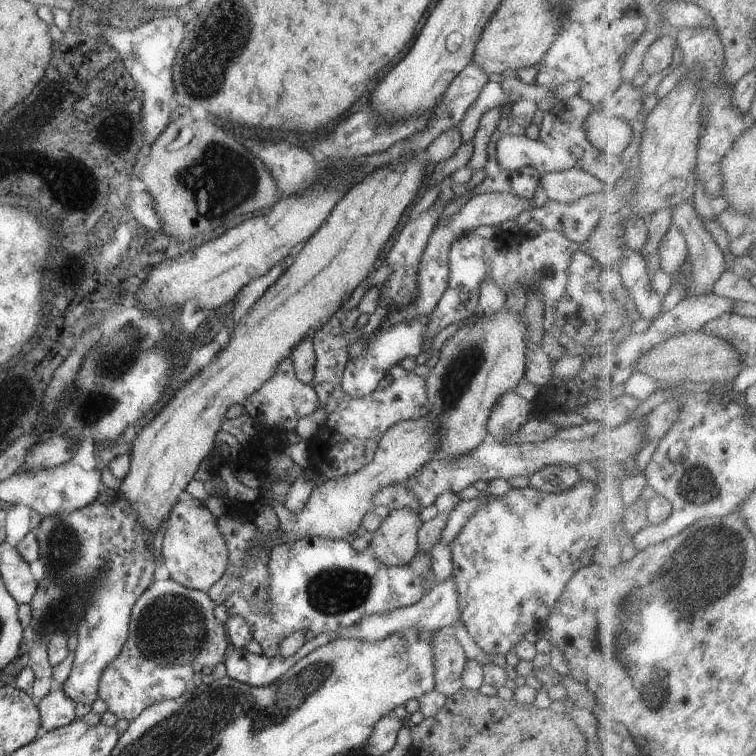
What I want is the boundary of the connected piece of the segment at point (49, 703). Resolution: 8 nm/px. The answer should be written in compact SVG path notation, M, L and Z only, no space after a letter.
M62 685L53 688L42 701L37 703L41 716L38 737L44 733L66 726L76 718L76 703L63 691Z

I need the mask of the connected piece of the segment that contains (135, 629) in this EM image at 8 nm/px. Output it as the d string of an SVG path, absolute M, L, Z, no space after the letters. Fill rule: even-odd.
M170 578L166 580L154 580L154 582L152 582L152 584L138 597L138 600L132 607L131 619L129 622L129 633L127 639L125 640L123 649L101 674L97 695L106 702L107 710L112 712L114 716L117 716L118 719L122 720L122 718L124 718L131 723L149 706L165 700L176 700L179 696L182 696L182 694L188 690L186 682L194 680L194 676L198 676L198 674L200 674L200 670L202 670L204 666L215 667L219 662L223 662L231 647L227 638L225 624L216 619L216 616L214 615L215 606L215 602L212 602L212 599L207 595L207 593L199 591L198 589L191 589L182 586L179 582Z

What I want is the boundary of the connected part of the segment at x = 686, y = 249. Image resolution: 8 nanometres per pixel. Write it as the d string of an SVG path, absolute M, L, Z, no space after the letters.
M676 224L671 226L670 232L663 238L661 244L663 270L671 276L680 272L690 256L690 247L685 232Z

